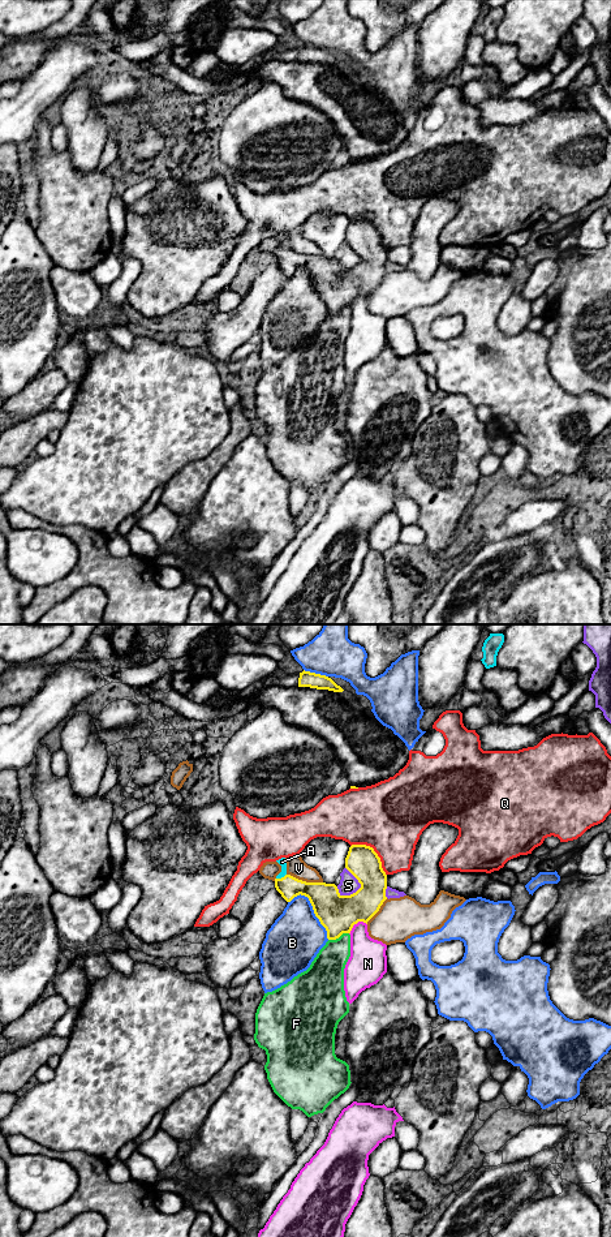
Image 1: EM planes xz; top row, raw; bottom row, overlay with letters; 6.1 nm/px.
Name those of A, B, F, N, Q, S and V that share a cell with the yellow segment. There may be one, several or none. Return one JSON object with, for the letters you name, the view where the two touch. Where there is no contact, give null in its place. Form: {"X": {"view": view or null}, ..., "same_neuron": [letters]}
{"A": {"view": "xz"}, "same_neuron": ["A"]}

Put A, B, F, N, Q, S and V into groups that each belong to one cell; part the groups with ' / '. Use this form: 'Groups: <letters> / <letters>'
Groups: A / B / F S / N / Q / V

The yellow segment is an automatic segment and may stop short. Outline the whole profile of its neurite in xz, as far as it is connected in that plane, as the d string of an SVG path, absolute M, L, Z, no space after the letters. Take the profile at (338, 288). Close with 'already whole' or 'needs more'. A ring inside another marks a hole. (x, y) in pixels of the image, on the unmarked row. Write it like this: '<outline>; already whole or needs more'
M352 219L345 232L345 242L358 254L361 262L350 269L341 270L335 258L306 257L287 248L285 232L276 235L281 240L281 246L275 253L275 262L281 271L291 276L297 270L309 272L315 291L327 305L328 314L336 314L343 308L350 308L354 298L367 296L379 285L387 274L387 249L382 242L382 236L373 222L366 219Z; needs more

